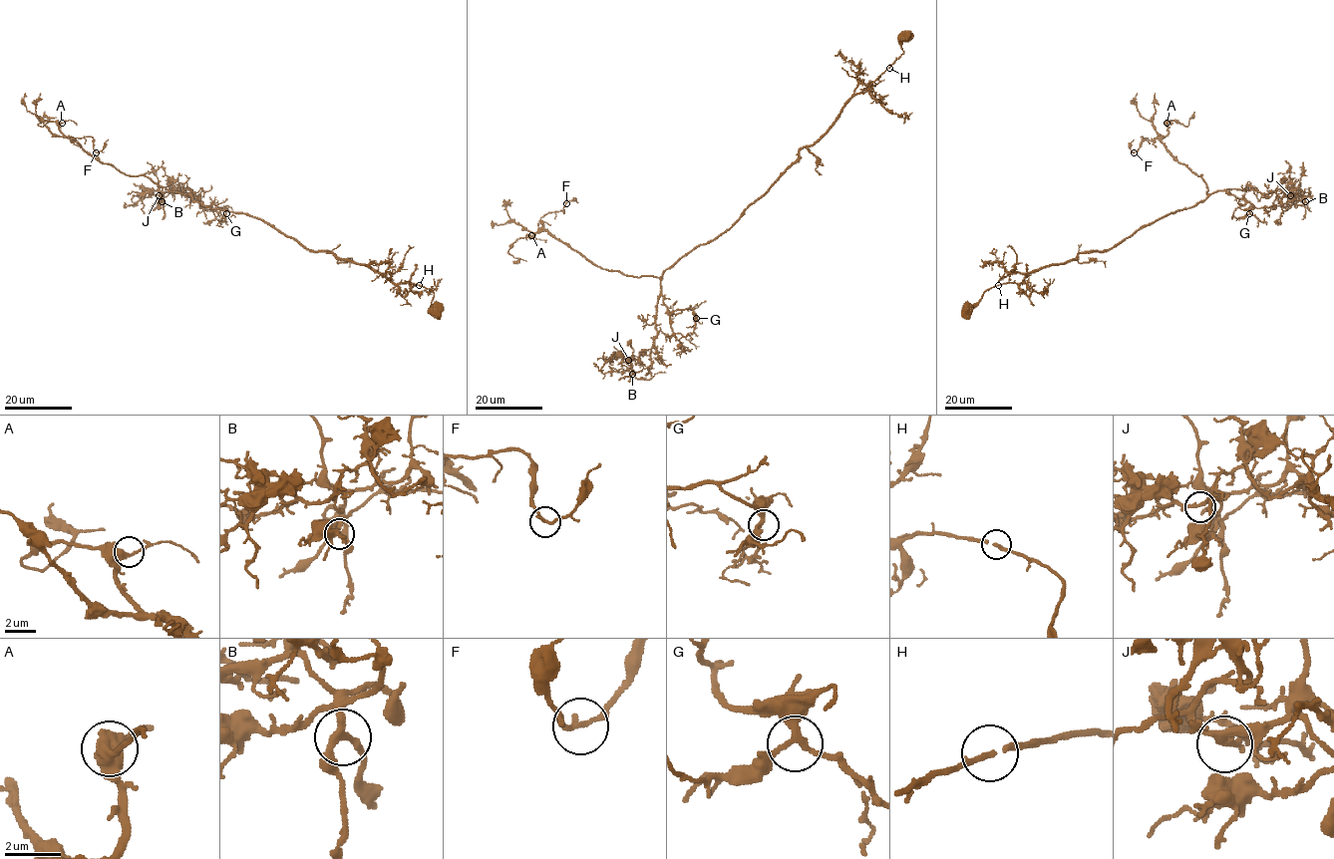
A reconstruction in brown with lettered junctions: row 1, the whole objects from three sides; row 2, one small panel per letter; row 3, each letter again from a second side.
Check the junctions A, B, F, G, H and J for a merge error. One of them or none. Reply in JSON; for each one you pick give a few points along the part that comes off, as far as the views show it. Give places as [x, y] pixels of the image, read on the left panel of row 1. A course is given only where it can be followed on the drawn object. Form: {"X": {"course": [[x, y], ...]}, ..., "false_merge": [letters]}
{"false_merge": []}

